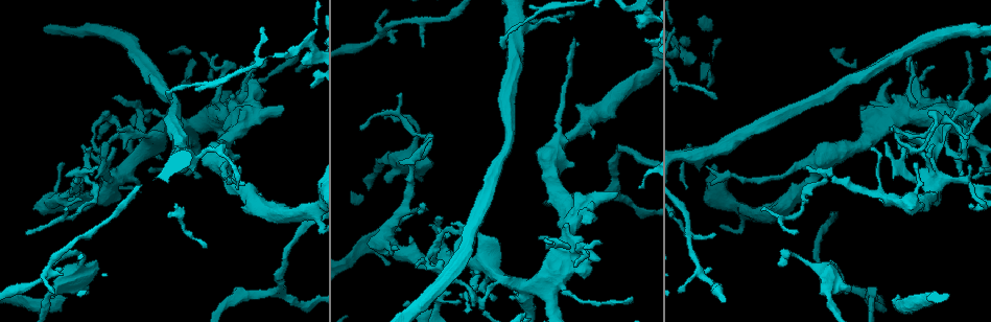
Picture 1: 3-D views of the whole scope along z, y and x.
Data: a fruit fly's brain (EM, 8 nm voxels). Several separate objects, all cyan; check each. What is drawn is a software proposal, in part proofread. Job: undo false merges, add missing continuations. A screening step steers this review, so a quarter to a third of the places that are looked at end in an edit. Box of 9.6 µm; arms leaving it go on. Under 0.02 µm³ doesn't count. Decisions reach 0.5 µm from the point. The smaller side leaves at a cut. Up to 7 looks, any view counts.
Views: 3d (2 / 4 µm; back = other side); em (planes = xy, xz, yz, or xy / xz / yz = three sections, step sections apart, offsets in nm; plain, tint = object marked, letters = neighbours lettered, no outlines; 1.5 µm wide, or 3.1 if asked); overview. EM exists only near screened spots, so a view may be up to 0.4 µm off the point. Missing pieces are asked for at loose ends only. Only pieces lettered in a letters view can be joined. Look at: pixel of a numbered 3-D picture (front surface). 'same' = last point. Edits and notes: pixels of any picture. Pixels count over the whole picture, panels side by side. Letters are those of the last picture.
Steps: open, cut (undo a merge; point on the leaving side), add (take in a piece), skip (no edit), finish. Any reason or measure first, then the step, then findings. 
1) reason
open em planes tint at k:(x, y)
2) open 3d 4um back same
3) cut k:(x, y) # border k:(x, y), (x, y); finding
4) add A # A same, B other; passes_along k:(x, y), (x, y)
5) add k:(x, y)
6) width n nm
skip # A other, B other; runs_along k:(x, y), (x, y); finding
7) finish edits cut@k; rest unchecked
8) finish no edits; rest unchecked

free end
open 3d 2um back at 1:(968, 139)

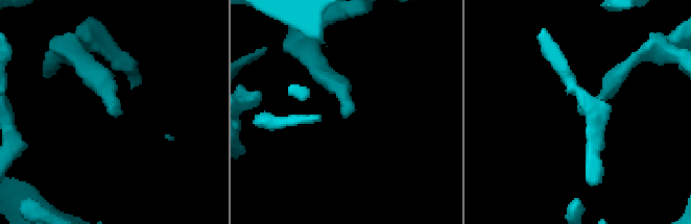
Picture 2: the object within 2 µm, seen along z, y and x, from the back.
need the tissue
open em planes letters at 2:(581, 113)

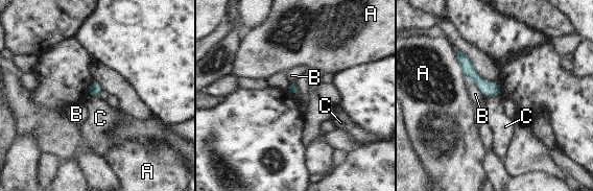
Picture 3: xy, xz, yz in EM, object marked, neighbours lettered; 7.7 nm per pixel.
skip # A other, B other, C other; none of them fits

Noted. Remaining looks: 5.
free end
open 3d 4um back at 1:(118, 131)

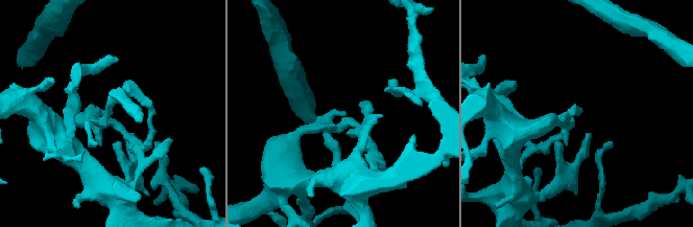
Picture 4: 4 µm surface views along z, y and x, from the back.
open em planes letters at 4:(580, 111)

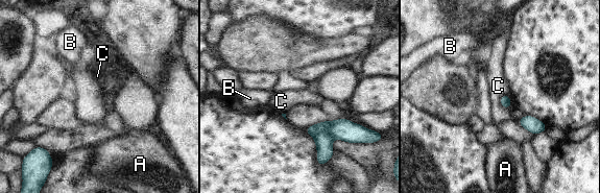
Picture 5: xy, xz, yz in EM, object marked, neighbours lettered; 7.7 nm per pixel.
skip # A other, B other, C other; border 5:(502, 94), (500, 103), (508, 109); none of them fits

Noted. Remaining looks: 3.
tapers out
open 3d 4um at 1:(59, 269)

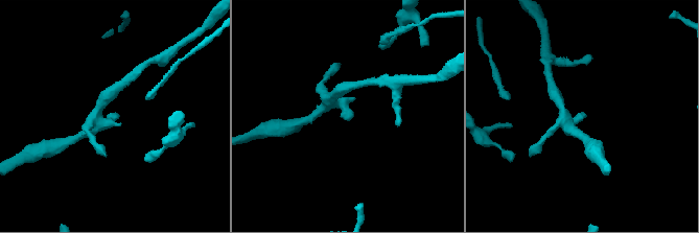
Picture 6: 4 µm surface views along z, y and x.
open em planes letters at 6:(114, 113)

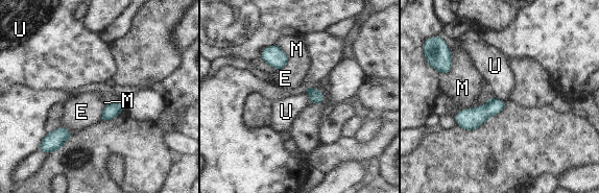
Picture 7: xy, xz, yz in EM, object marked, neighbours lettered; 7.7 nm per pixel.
longest_contact M 300 nm
skip # E other, M other, U other; border 7:(489, 95), (507, 102); no lettered piece goes on from it

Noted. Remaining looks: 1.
finish no edits; rest unchecked

